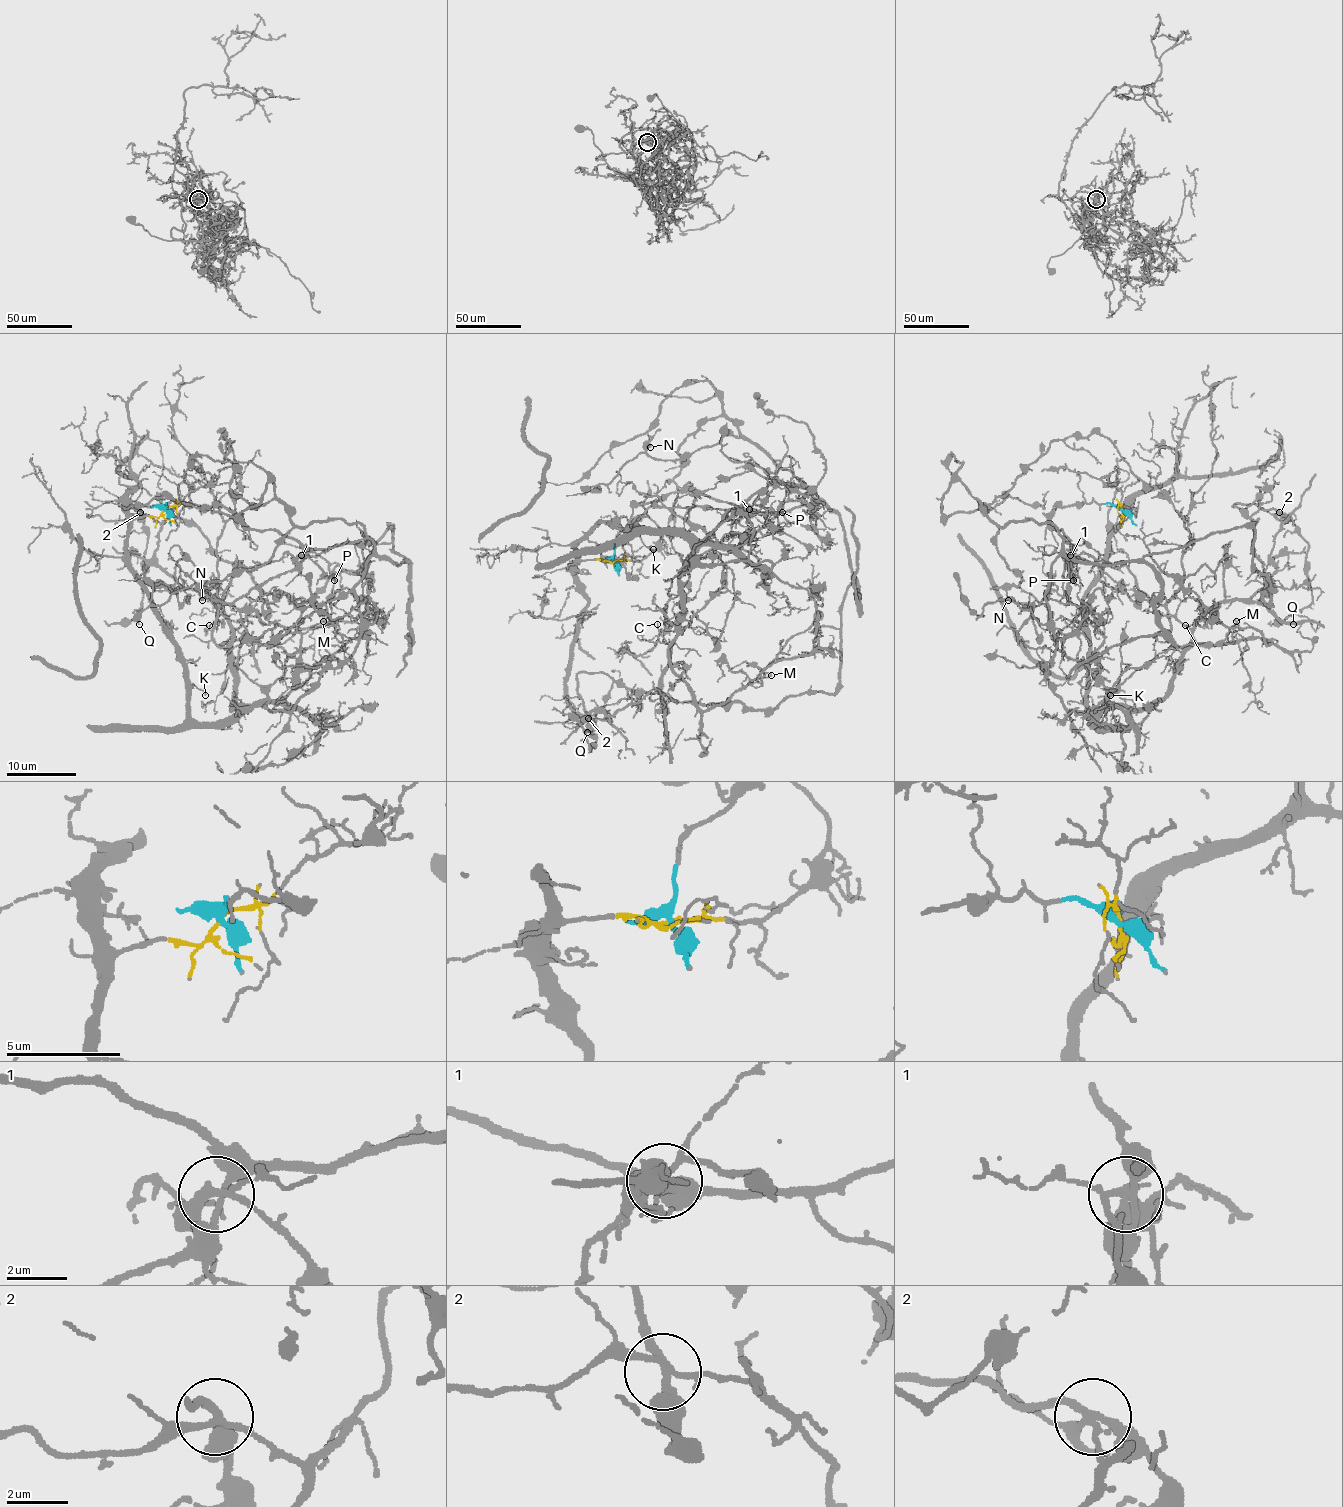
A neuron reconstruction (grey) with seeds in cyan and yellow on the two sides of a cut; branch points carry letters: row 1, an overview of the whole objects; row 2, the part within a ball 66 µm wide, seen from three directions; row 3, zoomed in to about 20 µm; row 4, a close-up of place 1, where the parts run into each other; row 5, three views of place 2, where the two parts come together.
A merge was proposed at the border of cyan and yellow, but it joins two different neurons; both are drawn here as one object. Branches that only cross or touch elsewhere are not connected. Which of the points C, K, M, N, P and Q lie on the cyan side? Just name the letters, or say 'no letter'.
N, Q

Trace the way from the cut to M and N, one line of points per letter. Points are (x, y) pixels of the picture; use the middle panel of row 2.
M: (613, 561), (575, 547), (599, 523), (677, 532), (692, 549), (668, 649), (702, 710), (772, 675)
N: (613, 561), (614, 539), (673, 492), (758, 511), (813, 501), (742, 438), (678, 459), (651, 447)

